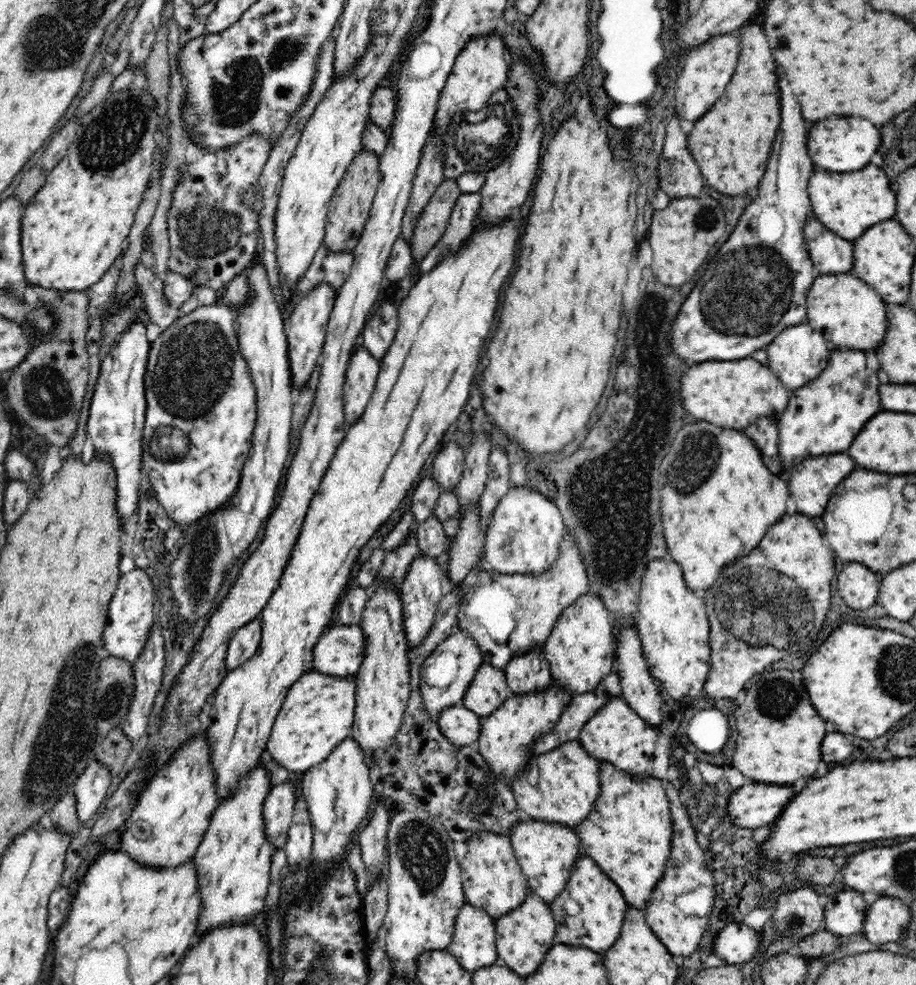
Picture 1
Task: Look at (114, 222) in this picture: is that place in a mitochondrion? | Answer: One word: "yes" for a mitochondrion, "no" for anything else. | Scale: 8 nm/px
no

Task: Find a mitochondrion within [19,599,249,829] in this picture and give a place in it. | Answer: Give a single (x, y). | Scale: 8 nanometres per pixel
(114, 694)

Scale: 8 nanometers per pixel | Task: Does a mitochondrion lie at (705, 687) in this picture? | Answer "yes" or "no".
no

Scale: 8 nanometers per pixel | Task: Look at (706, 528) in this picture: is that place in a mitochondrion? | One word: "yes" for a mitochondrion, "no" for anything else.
no

